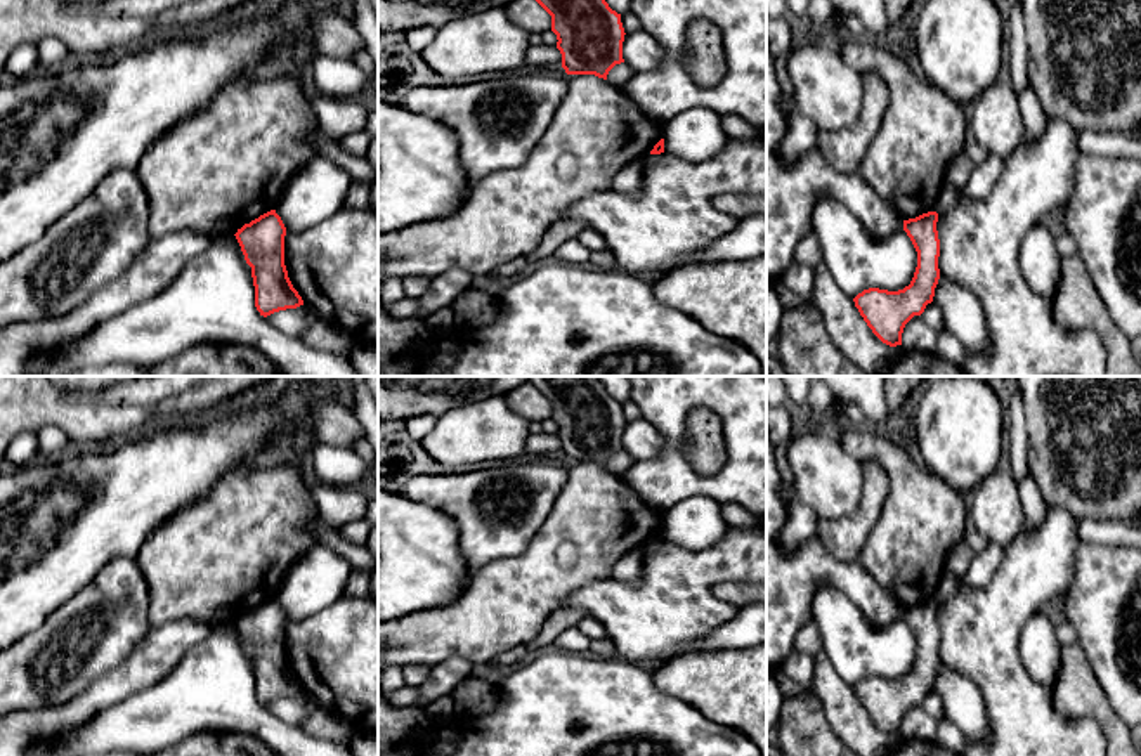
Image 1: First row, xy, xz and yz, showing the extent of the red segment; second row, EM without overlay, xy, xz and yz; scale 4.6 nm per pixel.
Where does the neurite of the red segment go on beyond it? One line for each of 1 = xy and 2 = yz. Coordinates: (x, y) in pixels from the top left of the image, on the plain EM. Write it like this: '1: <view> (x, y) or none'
1: none
2: none

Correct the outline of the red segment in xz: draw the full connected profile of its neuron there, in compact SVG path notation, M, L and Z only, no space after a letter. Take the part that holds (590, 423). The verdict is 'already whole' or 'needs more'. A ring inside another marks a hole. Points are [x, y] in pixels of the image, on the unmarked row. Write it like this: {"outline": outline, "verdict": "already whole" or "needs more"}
{"outline": "M527 376L527 381L551 404L551 420L567 463L595 463L607 468L609 459L624 451L624 416L621 402L605 390L600 376Z", "verdict": "already whole"}

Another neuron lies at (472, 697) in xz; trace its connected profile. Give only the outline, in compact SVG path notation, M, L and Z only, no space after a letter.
M466 678L451 694L454 720L479 716L499 704L499 688L484 680Z

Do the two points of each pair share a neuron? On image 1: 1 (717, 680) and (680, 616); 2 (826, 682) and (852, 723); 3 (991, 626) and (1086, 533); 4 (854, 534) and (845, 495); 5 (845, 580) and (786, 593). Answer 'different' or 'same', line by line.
1: different
2: same
3: different
4: different
5: same

